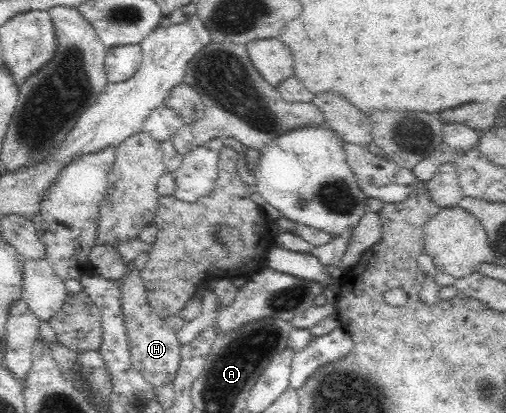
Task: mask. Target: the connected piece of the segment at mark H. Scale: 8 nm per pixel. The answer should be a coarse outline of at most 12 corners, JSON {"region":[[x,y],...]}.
{"region":[[140,271],[120,280],[130,360],[155,388],[180,342],[148,303]]}

